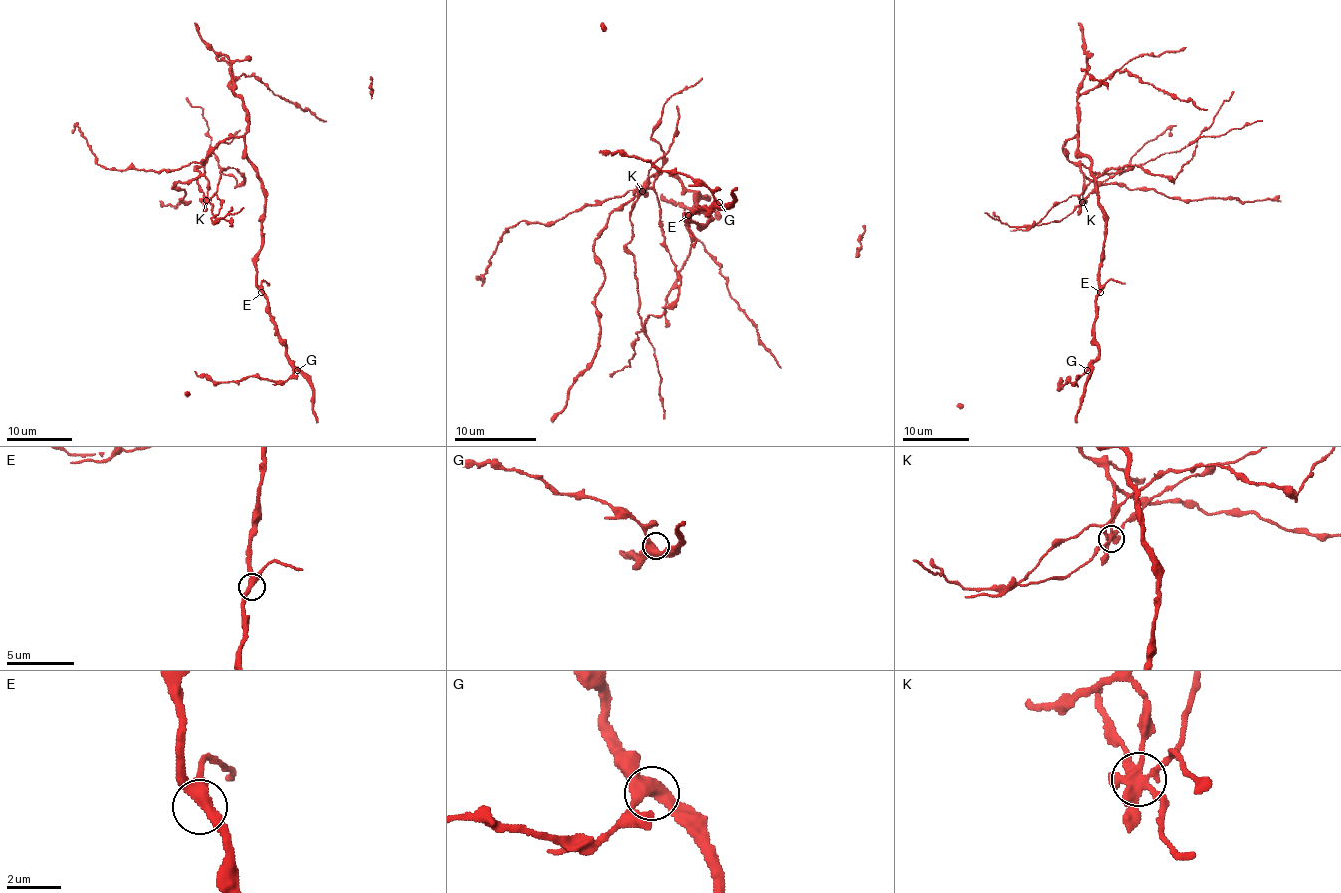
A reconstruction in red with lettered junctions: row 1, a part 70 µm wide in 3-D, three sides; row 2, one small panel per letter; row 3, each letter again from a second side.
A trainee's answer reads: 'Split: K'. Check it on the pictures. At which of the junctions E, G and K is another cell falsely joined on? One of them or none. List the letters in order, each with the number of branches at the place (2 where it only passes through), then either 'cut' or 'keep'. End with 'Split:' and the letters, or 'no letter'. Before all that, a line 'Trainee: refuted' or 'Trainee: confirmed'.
Trainee: confirmed
E: 3 branches meet; keep
G: 3 branches meet; keep
K: 5 branches meet; cut
Split: K

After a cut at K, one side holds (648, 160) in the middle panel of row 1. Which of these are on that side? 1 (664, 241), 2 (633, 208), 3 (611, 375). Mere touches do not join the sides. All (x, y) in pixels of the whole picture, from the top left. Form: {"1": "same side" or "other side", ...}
{"1": "other side", "2": "other side", "3": "other side"}

